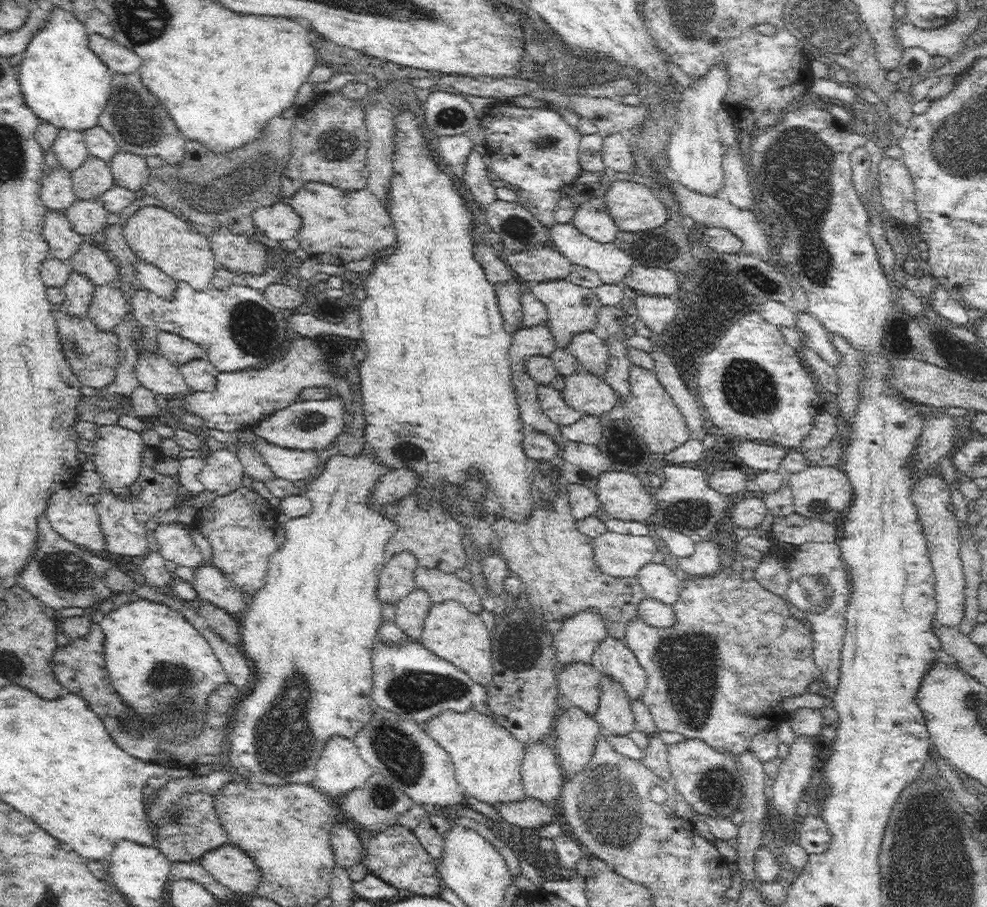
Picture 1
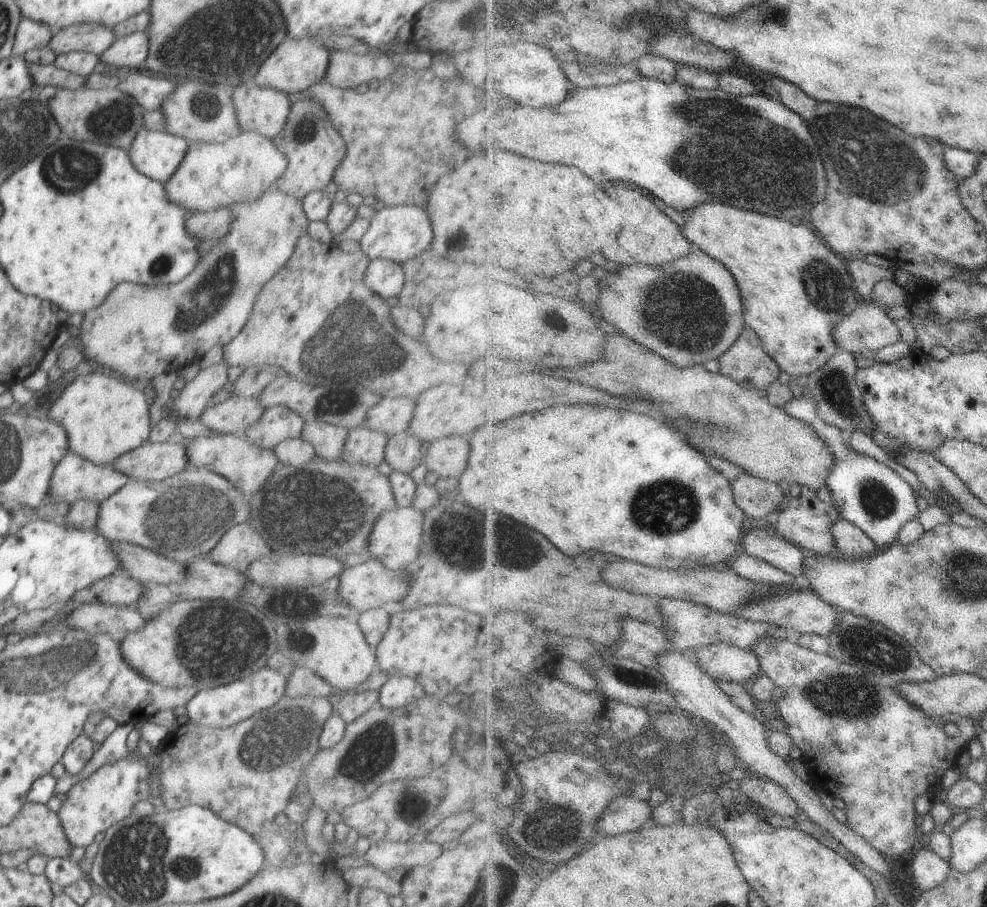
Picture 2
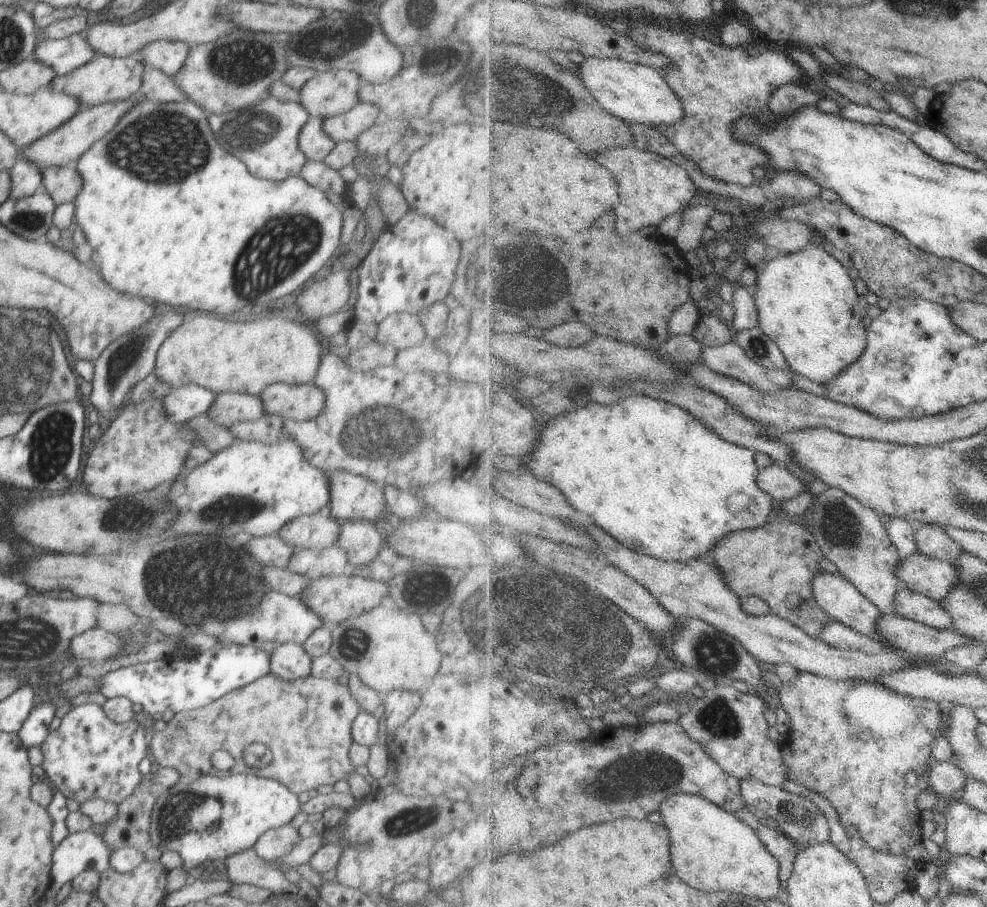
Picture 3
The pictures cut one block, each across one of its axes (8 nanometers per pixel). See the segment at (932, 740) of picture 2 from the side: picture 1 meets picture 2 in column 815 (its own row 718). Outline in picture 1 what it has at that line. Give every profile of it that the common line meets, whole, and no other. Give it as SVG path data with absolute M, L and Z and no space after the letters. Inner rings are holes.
M726 570L722 574L716 573L712 576L696 578L696 580L686 580L681 585L679 598L674 605L674 613L675 623L669 627L646 626L640 619L634 618L630 622L630 626L626 628L626 636L623 638L625 645L632 651L647 675L647 688L640 701L648 709L658 731L678 732L684 734L688 739L700 739L712 748L729 750L734 755L738 755L740 751L751 748L752 736L756 732L768 727L775 727L778 721L787 720L787 714L782 713L779 707L780 696L806 692L812 680L821 678L820 670L816 667L813 659L813 636L810 628L802 621L790 616L788 601L785 598L772 595L768 590L764 590L755 579L746 581L739 574L730 574ZM704 644L708 644L708 648L704 648ZM700 658L704 660L704 664L708 668L700 666L700 662L698 662Z

